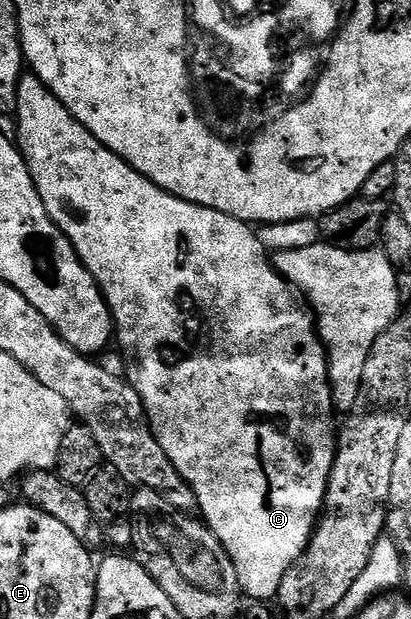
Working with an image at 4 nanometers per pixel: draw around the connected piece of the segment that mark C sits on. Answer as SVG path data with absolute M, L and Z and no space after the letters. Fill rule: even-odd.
M31 78L29 82L30 88L26 88L26 85L18 88L16 116L18 115L19 123L16 143L26 158L30 174L37 180L38 192L51 221L62 230L66 240L74 247L79 262L86 267L86 272L94 279L110 308L116 343L119 343L117 346L126 360L125 380L136 389L150 419L152 433L156 441L160 441L160 449L164 449L168 461L176 465L176 473L180 473L180 477L184 477L184 481L192 489L197 510L202 510L202 522L222 542L232 565L236 565L236 577L243 592L249 598L251 595L254 599L273 600L280 589L280 581L284 581L288 569L306 552L306 547L314 536L314 528L326 505L326 490L334 468L336 412L330 392L326 349L309 316L306 317L298 308L298 303L294 300L296 295L290 284L274 270L268 260L268 252L260 245L257 230L246 219L228 217L228 213L213 211L161 191L155 183L136 173L136 169L127 165L120 156L96 141L96 137L92 137L92 133L88 133L88 129L84 129L84 125L80 125L80 121L76 121L76 117L72 117L68 109L64 109L62 102L39 79Z

